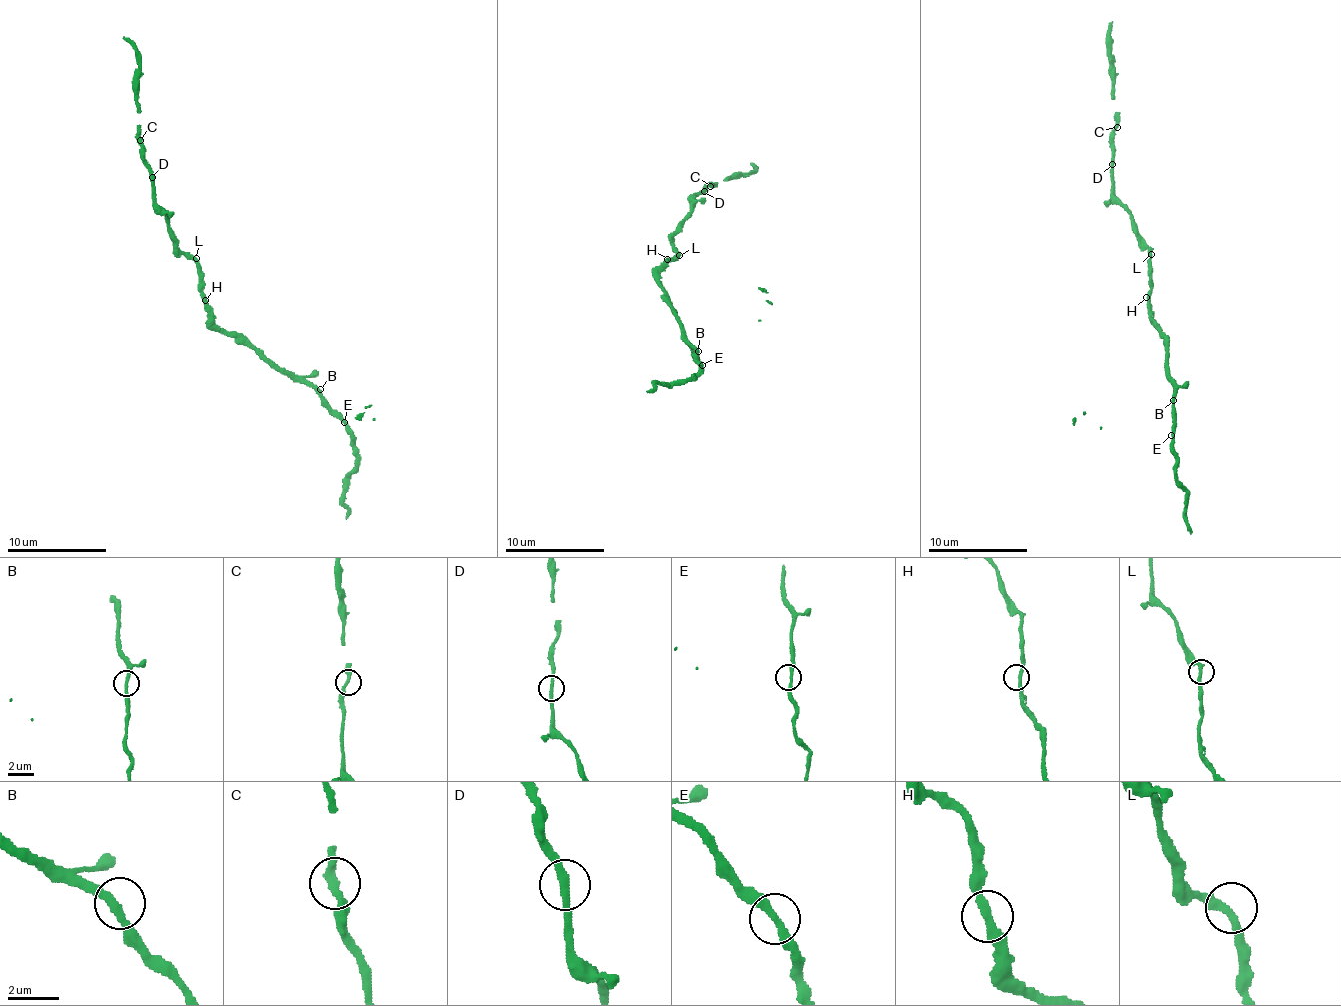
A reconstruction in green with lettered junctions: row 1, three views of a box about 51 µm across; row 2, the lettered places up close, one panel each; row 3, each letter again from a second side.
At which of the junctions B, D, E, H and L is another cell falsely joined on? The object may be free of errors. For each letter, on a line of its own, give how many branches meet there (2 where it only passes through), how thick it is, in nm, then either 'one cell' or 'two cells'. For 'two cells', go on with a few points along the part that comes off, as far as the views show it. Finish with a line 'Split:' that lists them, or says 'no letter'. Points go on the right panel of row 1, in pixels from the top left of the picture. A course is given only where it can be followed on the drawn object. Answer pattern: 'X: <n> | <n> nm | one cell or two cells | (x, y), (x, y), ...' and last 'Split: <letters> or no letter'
B: 2 | 260 nm | one cell
D: 2 | 240 nm | one cell
E: 2 | 280 nm | one cell
H: 2 | 280 nm | one cell
L: 2 | 280 nm | one cell
Split: no letter

